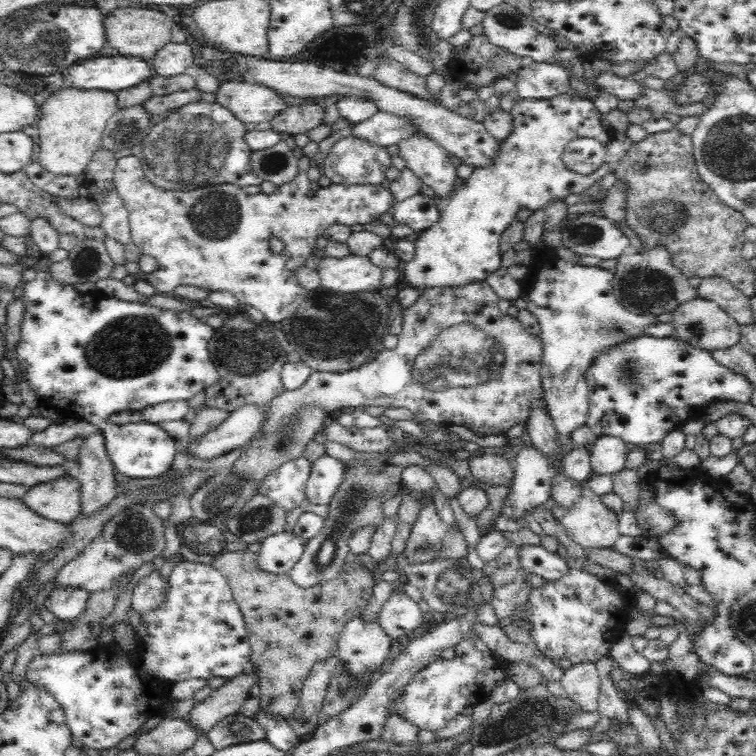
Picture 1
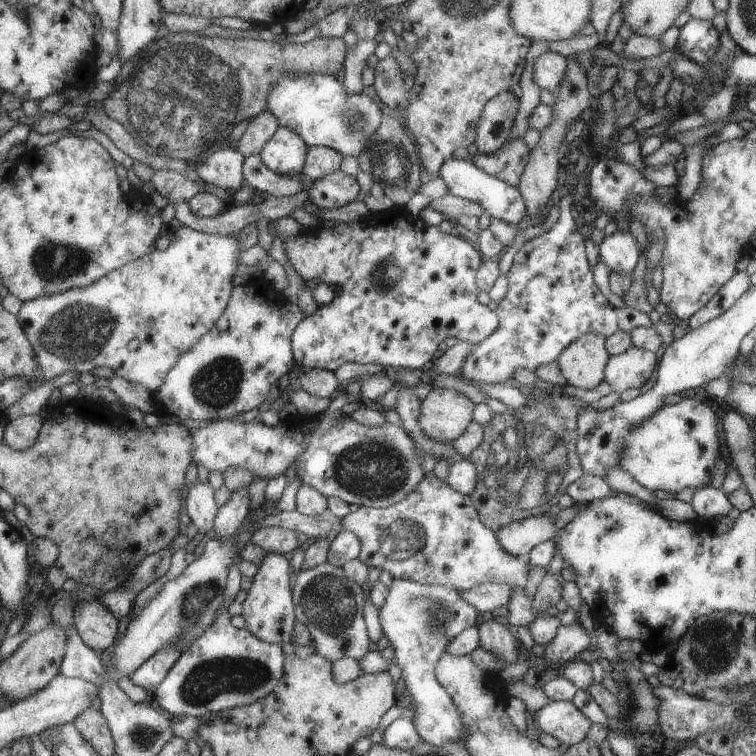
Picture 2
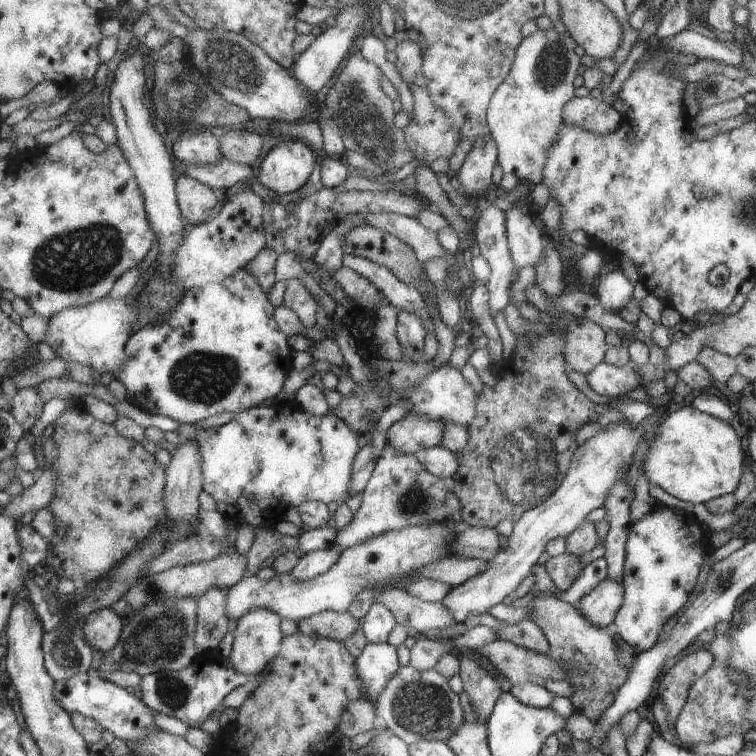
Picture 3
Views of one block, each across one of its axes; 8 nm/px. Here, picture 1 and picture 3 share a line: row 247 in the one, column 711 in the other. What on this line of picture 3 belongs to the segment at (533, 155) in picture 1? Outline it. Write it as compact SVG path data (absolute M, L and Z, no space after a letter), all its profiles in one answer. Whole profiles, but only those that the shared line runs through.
M692 405L668 407L664 413L658 435L652 440L650 451L646 454L643 471L650 484L664 489L668 494L684 502L706 503L726 493L734 493L744 476L744 450L738 434L731 424L700 412Z

